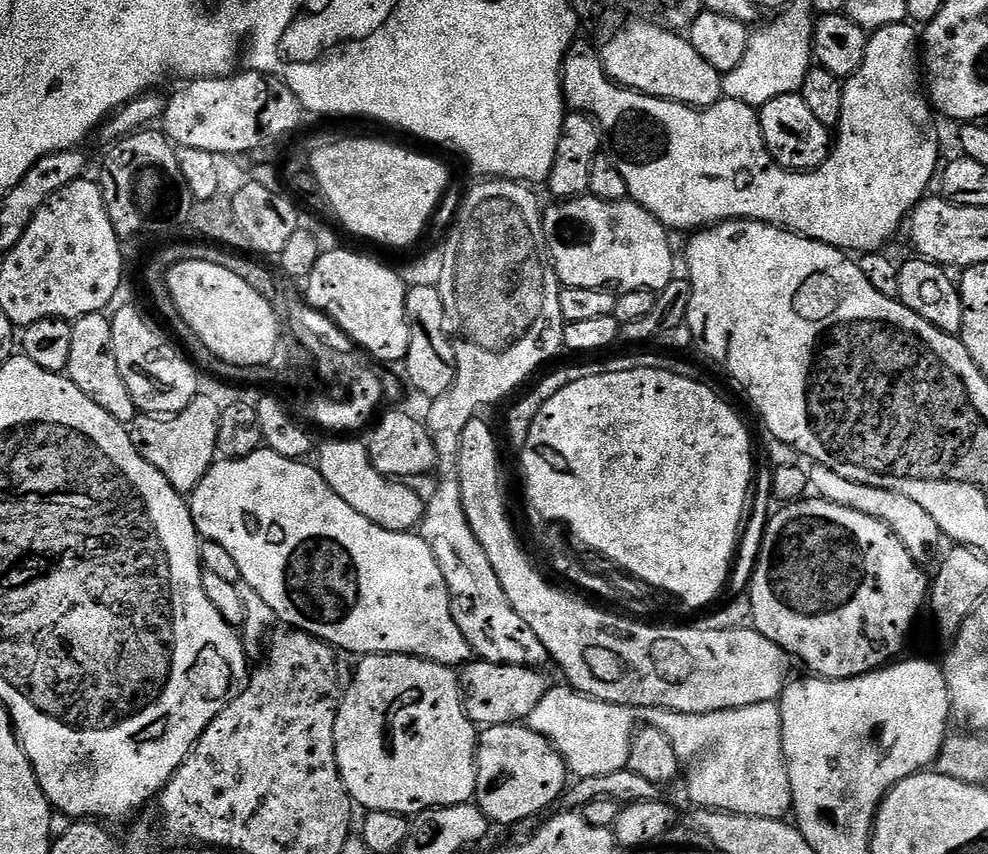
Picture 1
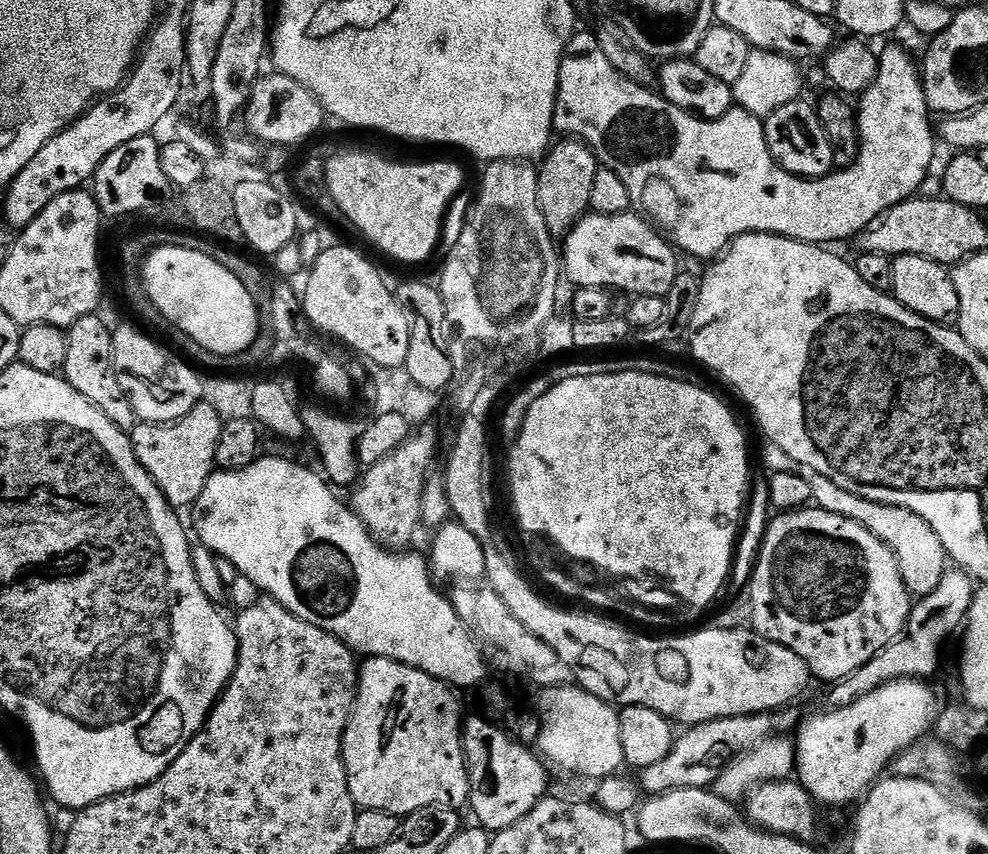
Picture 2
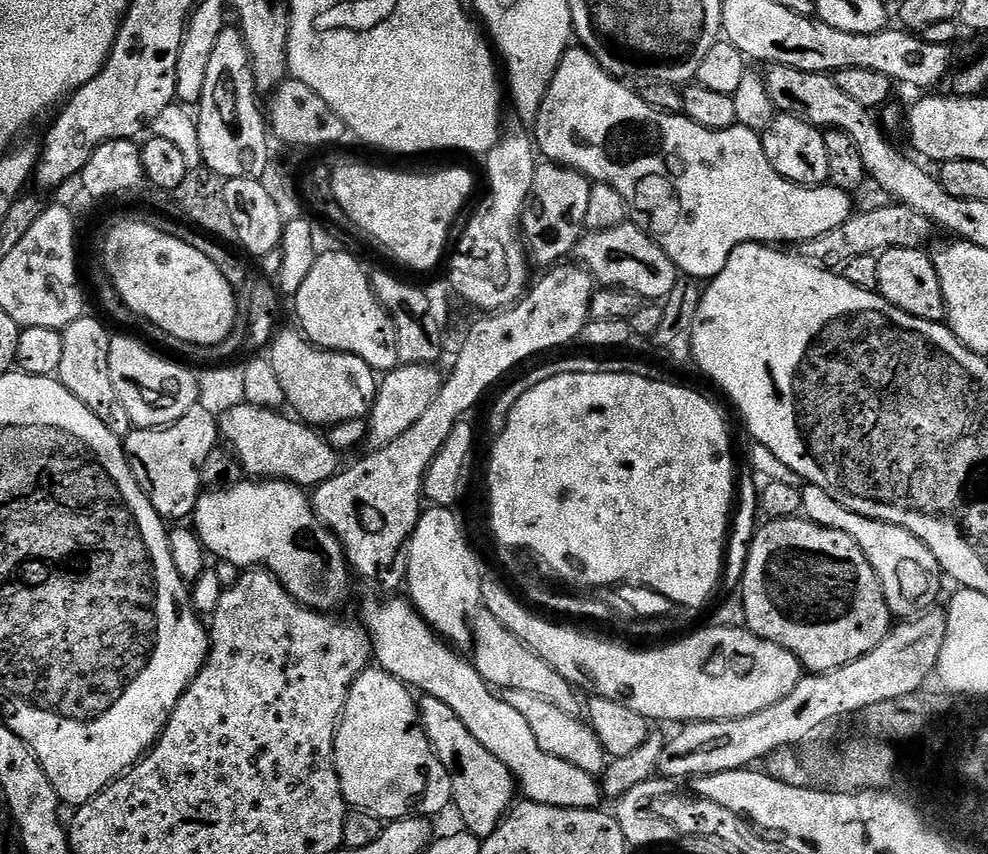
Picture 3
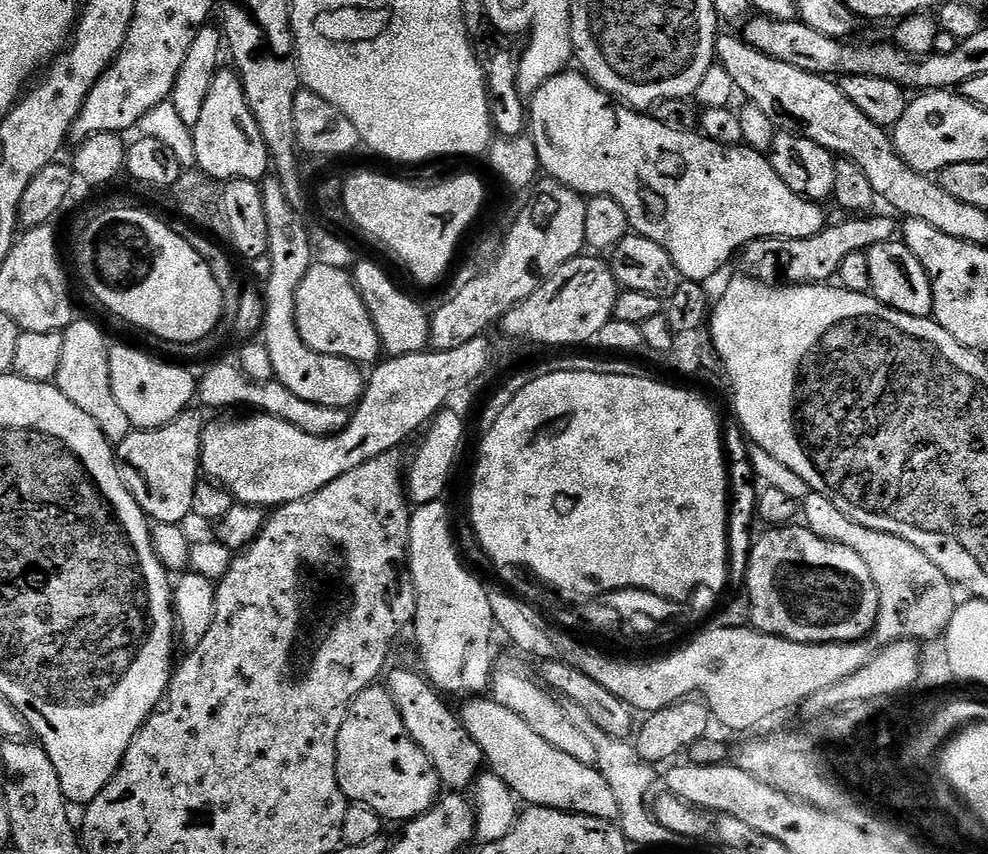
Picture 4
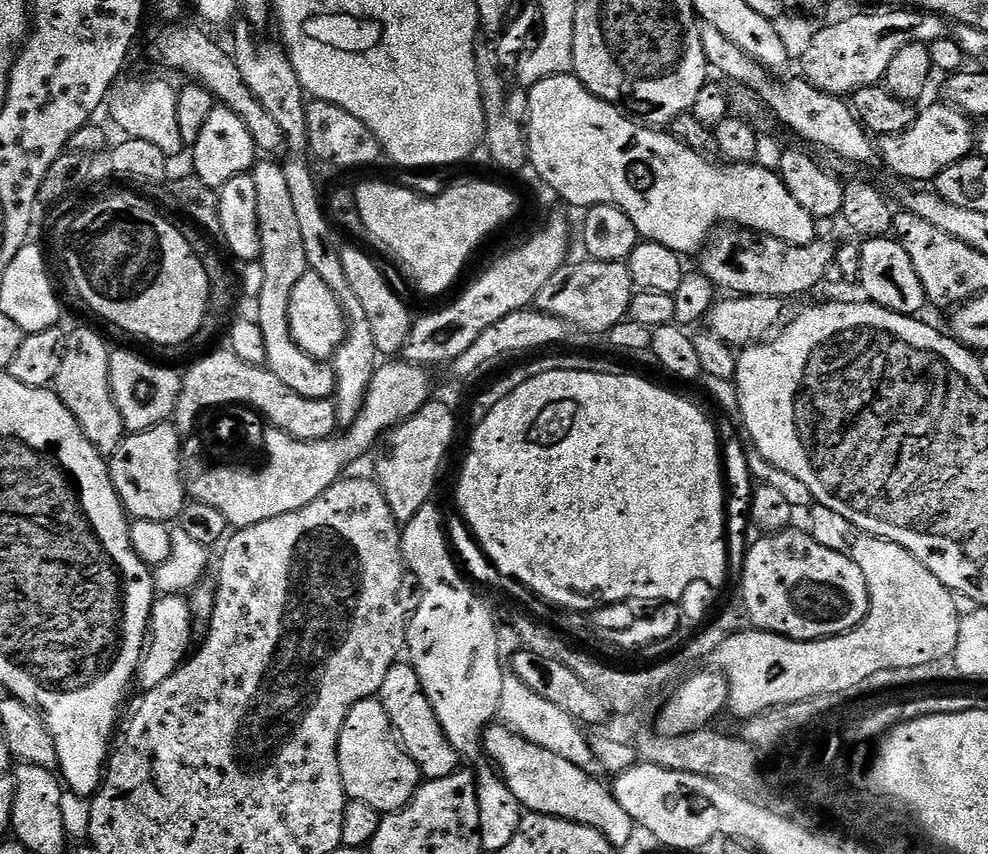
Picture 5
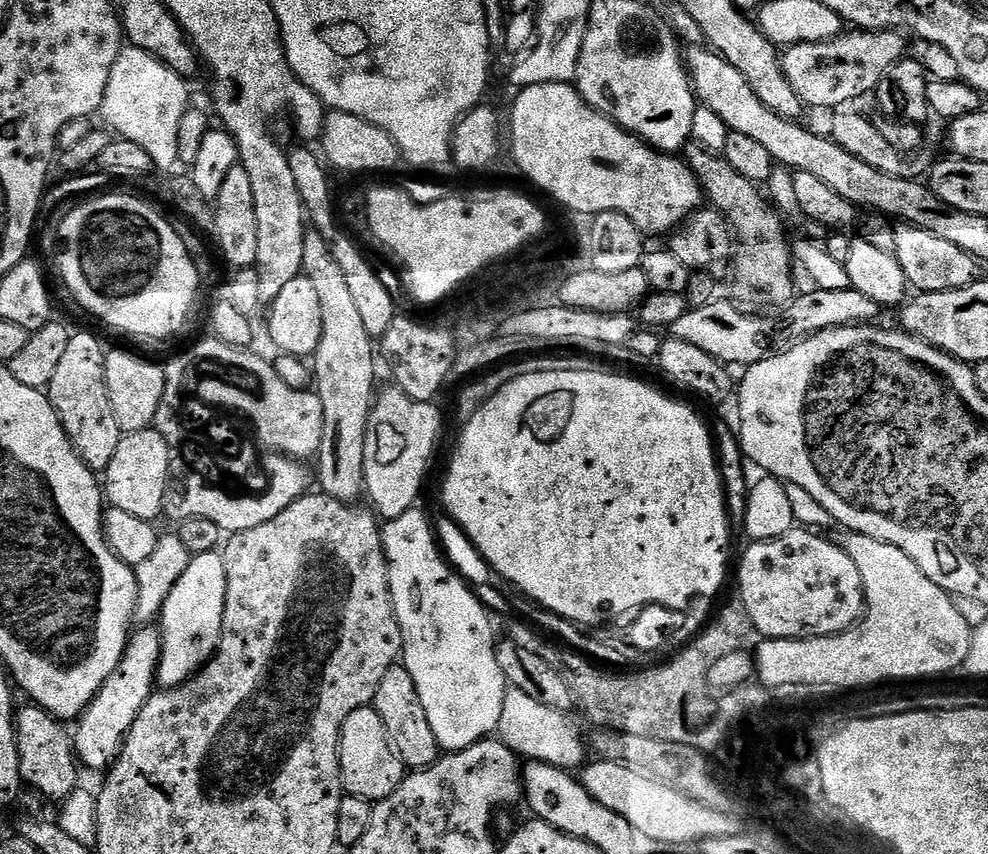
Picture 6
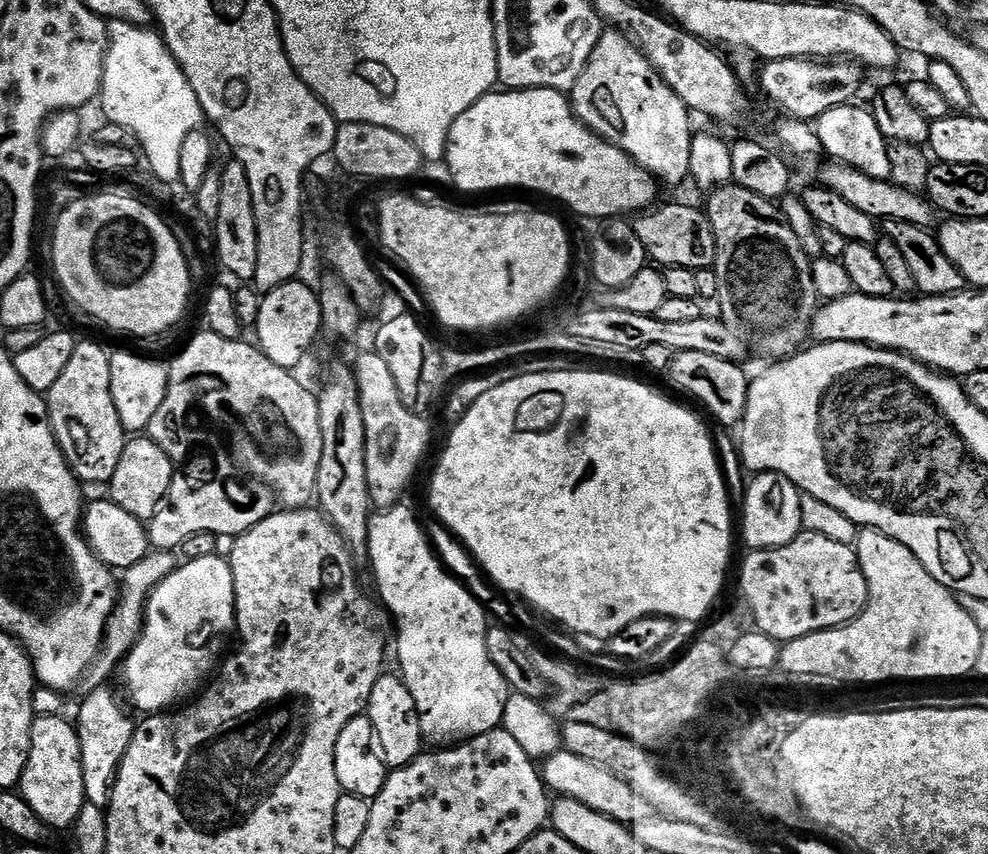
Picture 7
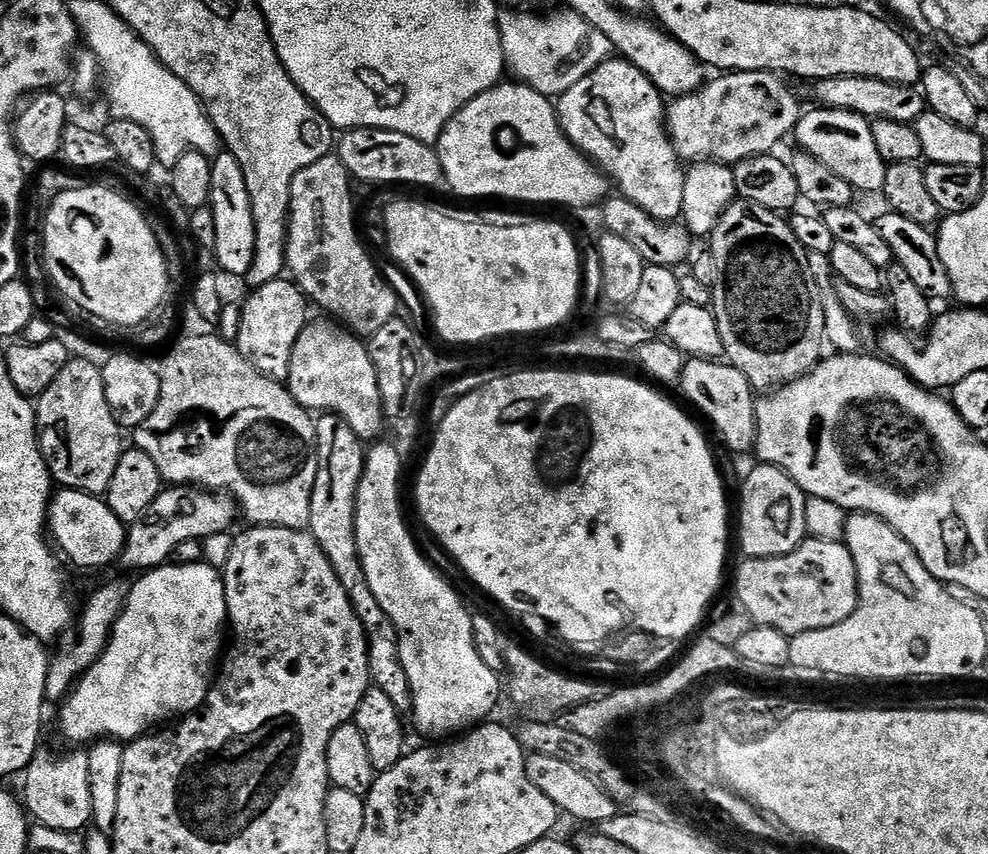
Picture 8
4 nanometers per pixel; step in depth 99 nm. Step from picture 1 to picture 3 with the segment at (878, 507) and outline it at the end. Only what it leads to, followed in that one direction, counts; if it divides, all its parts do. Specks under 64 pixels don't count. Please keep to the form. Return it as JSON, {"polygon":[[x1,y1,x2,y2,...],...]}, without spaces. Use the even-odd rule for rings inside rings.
{"polygon":[[813,484,803,485,802,512,810,522,842,530,844,534,850,534,854,542,858,542,858,546,874,566,893,617,901,621,911,620,921,612,937,607,936,599,940,596,940,580,942,581,940,563,938,558,934,558,932,551,910,530,856,514,854,510,842,506,842,502,838,502,826,490,822,490,822,486]]}

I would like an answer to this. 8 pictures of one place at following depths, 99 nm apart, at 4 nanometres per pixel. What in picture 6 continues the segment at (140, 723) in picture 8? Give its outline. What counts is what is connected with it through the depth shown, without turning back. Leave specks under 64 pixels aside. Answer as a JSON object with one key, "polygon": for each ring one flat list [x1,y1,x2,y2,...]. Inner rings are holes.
{"polygon":[[220,552,192,556,187,571,174,586,164,602,158,617,160,642,160,666,158,684,161,689,177,688,196,675,213,656,220,645,220,635,224,633,224,611,226,610,226,566]]}

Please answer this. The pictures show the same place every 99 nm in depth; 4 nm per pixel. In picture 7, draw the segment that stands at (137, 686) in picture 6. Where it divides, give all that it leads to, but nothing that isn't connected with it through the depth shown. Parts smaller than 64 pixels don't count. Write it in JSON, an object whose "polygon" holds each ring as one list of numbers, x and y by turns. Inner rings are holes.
{"polygon":[[105,686,94,690,83,697,80,704,80,717,74,720,77,736,81,742,82,781,85,783,87,803,107,809,112,788,116,784,116,775,120,769,126,750,130,750,130,742,134,731,134,720,124,713,122,705,116,701,111,687]]}

